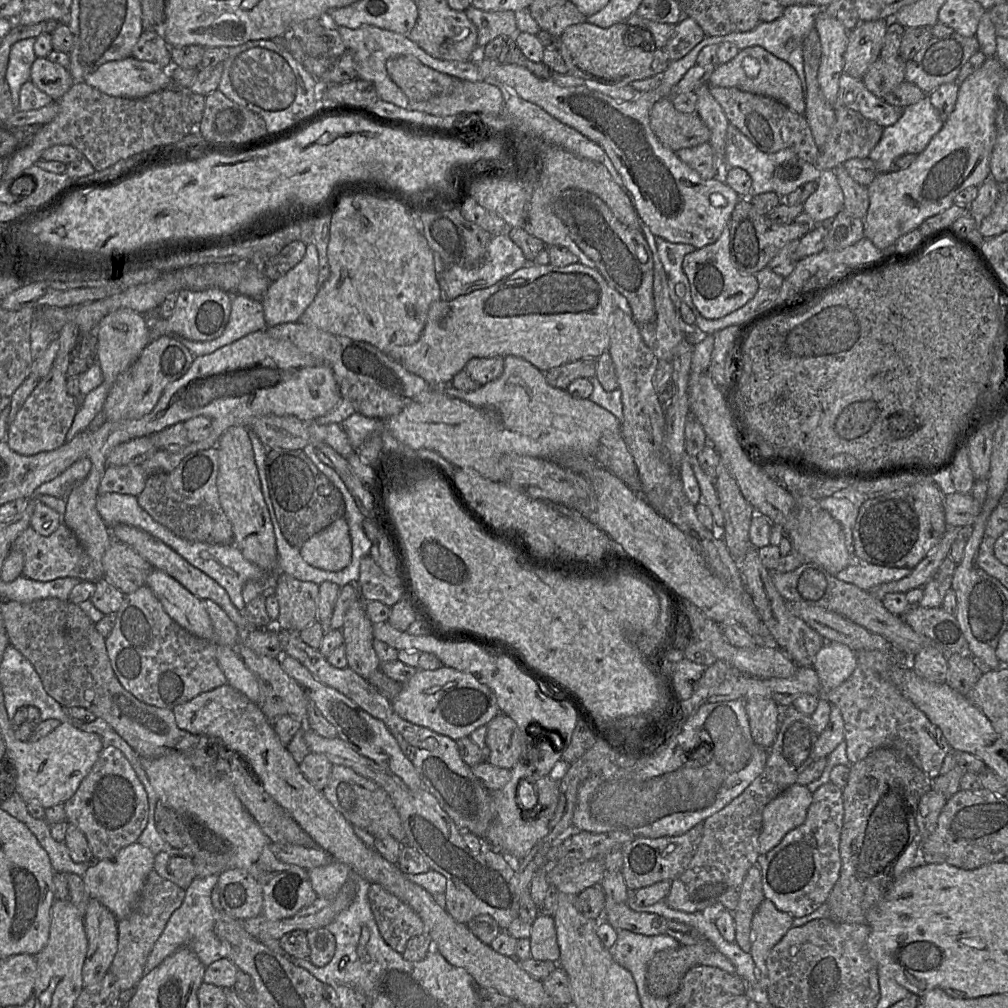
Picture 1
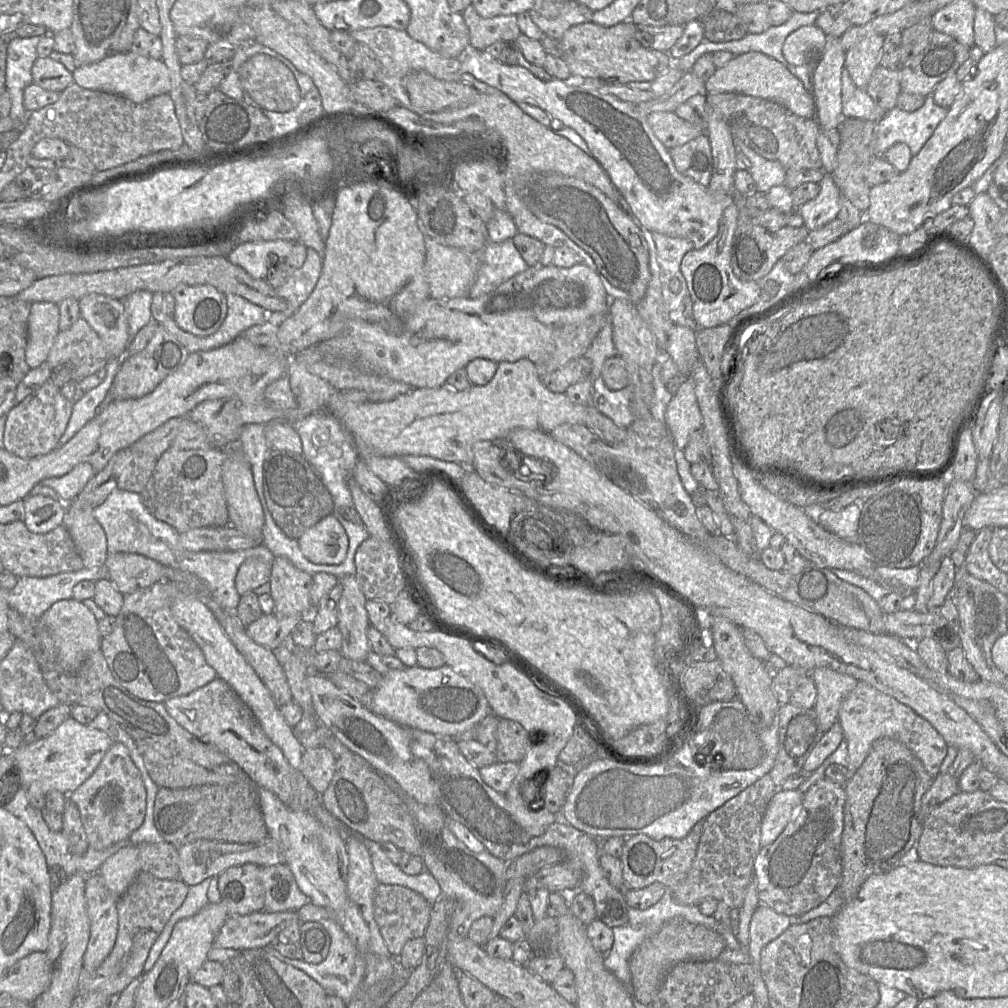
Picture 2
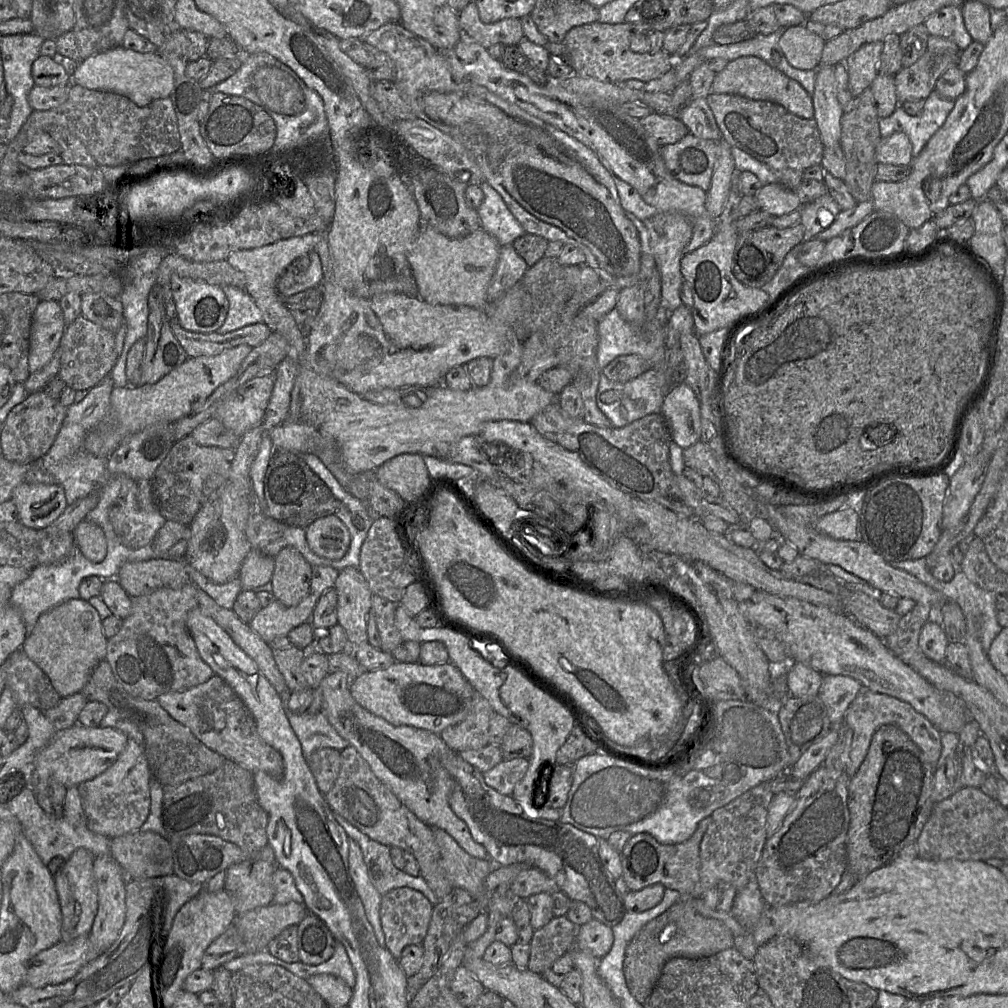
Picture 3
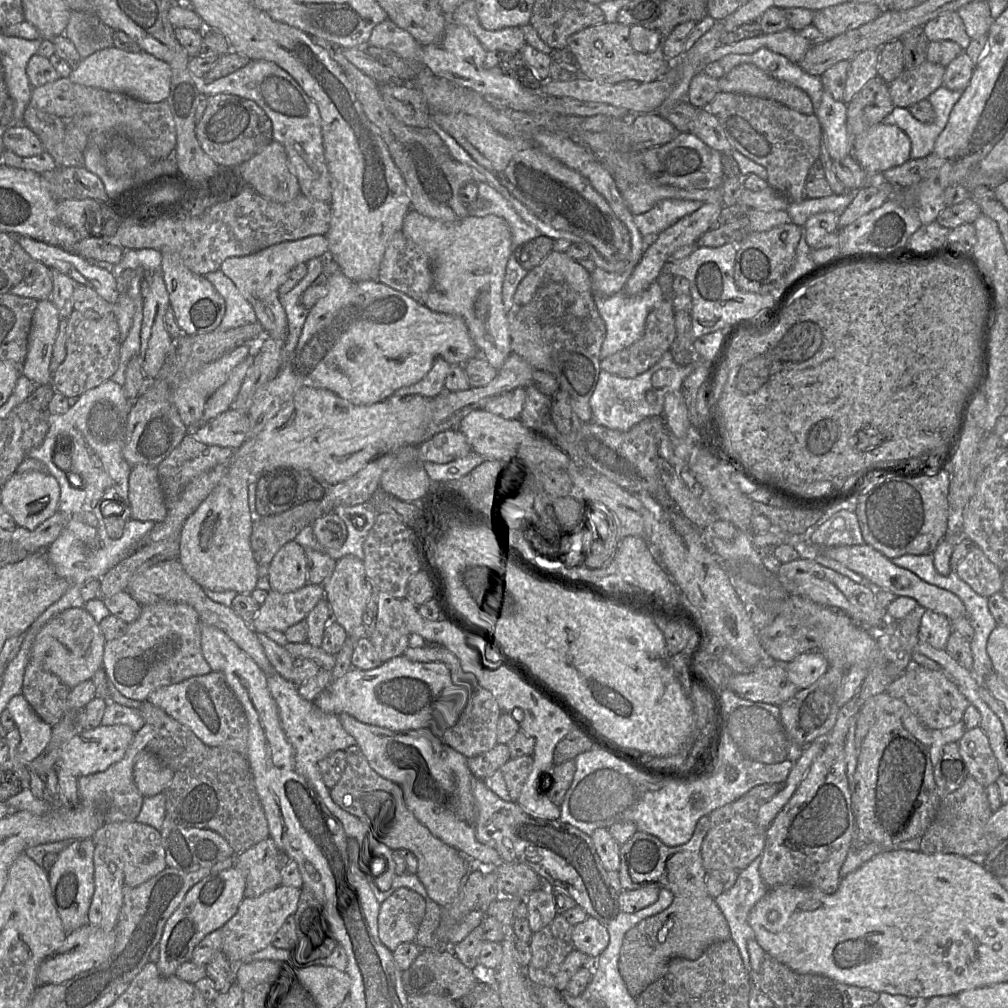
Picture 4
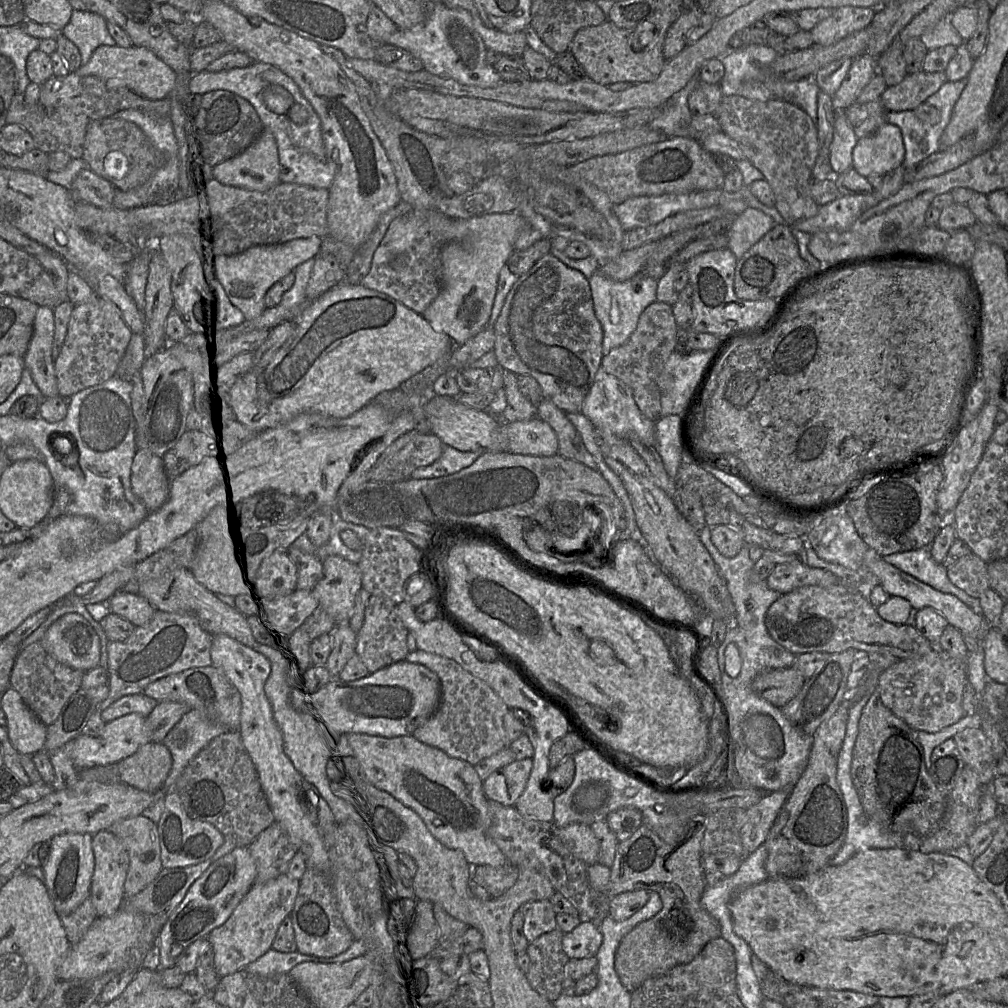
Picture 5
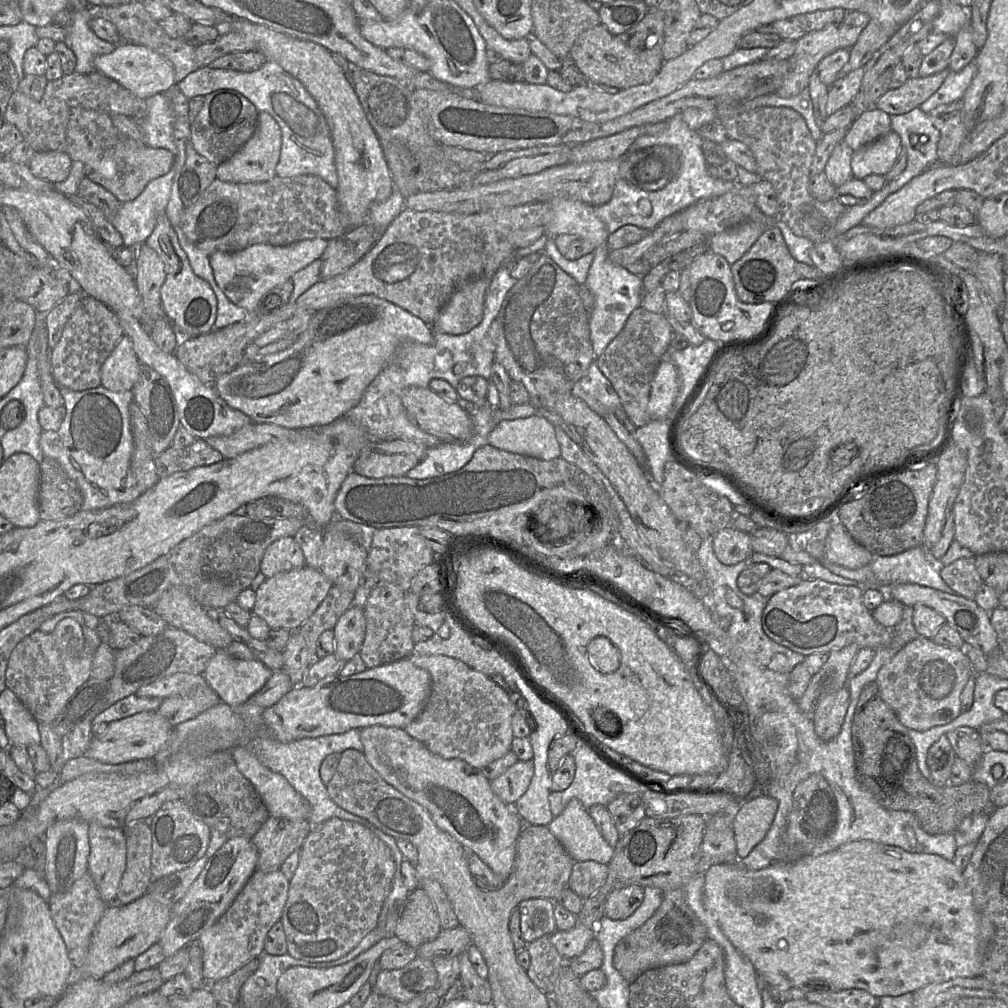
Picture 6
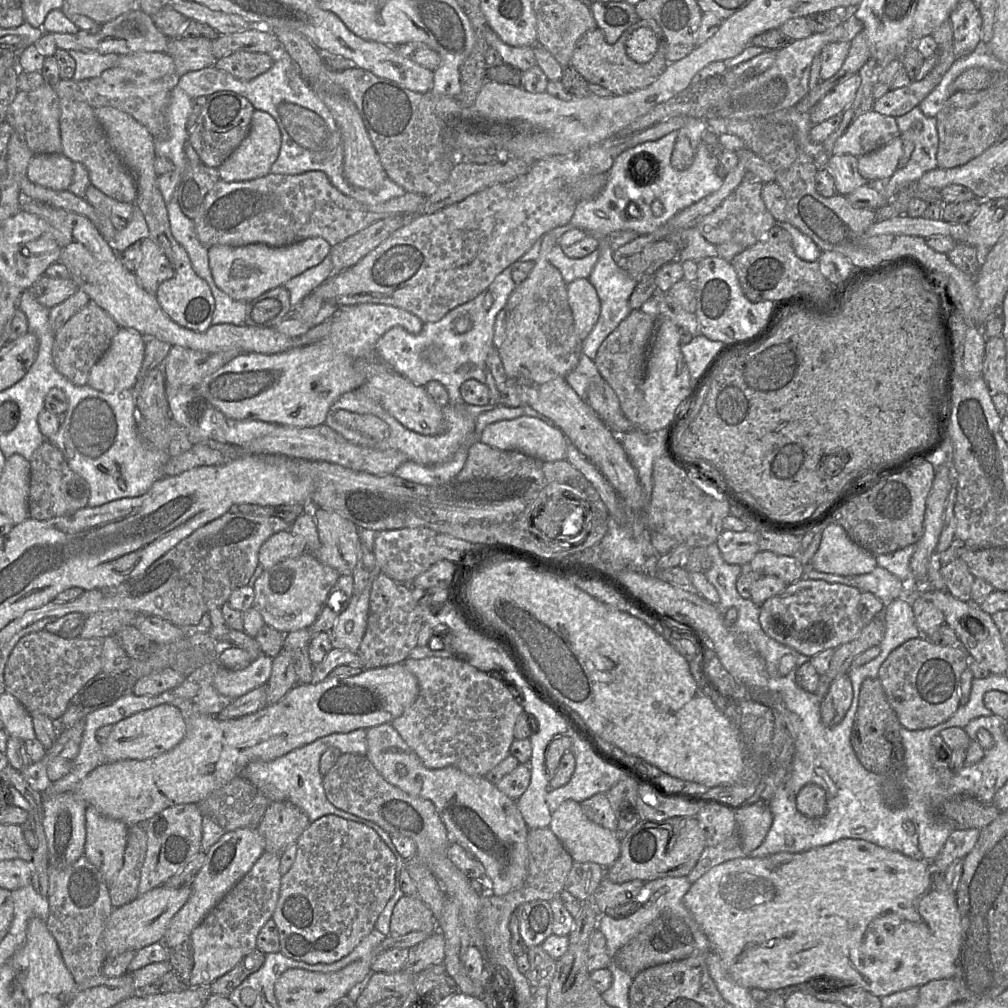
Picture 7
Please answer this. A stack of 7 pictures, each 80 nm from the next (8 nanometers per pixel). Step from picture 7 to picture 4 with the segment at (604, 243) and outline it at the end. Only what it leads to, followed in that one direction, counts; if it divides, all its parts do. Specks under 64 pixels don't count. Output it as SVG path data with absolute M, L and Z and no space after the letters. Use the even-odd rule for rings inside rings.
M657 281L636 296L628 296L623 291L608 297L595 296L596 307L606 329L605 339L600 350L601 361L641 339L648 314L664 299L665 295Z

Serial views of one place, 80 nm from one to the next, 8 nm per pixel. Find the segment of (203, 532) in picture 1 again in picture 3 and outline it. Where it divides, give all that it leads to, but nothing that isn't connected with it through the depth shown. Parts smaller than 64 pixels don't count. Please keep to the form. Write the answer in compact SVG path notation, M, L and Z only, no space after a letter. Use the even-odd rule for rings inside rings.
M190 435L175 441L151 479L160 514L189 526L205 500L227 479L234 455L233 449L201 446Z

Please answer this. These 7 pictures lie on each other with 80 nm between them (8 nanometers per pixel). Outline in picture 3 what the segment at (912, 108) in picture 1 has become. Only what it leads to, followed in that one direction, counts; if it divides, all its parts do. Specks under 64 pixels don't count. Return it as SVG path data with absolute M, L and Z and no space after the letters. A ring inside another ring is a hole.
M934 89L926 98L919 115L911 116L898 105L890 116L879 118L880 137L886 138L894 132L905 133L911 142L914 159L944 124L954 104L955 100L942 97Z

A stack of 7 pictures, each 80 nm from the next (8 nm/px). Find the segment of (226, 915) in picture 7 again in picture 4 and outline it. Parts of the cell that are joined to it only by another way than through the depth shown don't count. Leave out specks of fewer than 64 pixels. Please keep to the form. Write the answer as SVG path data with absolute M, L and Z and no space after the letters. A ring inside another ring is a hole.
M279 885L256 898L244 898L236 914L222 927L222 953L232 964L239 964L250 955L271 945L283 923L297 910L300 890Z

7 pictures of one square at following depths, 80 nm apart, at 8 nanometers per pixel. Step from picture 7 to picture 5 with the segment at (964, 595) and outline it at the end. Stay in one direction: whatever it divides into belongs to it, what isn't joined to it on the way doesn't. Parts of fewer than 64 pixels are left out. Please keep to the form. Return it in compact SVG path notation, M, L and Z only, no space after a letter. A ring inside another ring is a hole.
M970 553L947 568L949 580L973 598L979 598L990 588L987 563Z

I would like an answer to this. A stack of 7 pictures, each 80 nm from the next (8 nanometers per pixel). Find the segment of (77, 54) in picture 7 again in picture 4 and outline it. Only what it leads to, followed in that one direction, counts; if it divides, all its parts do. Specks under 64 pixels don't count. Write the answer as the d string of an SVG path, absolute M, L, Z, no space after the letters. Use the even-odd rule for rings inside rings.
M72 11L64 35L75 45L82 59L114 46L113 29L95 14Z

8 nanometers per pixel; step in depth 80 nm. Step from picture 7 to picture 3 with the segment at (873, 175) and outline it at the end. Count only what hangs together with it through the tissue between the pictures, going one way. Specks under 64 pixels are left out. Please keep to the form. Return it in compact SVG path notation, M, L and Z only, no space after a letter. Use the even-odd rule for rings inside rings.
M894 132L881 138L875 152L877 163L896 166L910 165L913 161L912 145L903 132Z

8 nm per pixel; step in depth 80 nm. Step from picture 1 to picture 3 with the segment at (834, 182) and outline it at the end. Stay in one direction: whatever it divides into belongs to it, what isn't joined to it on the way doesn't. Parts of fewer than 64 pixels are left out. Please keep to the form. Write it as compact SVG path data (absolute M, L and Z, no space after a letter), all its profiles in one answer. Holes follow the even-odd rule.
M826 192L813 202L803 204L798 210L804 227L804 240L811 240L832 225L840 207L830 193Z

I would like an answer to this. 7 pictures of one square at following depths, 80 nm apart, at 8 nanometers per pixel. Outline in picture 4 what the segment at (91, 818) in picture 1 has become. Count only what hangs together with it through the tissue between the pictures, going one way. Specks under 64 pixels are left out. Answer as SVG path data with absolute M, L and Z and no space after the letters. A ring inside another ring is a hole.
M145 723L143 727L135 733L121 760L102 772L78 778L80 800L102 803L102 807L105 808L106 823L135 821L138 817L145 797L141 794L134 782L133 768L136 757L143 751L148 750L148 746L154 739L154 736L154 728L150 724Z

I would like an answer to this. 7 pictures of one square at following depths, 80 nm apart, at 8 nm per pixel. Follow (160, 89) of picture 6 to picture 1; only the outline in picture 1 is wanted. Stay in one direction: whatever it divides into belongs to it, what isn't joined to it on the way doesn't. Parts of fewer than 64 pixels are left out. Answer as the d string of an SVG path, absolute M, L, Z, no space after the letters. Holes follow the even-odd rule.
M129 56L109 61L86 76L84 83L112 97L138 99L172 86L169 69Z

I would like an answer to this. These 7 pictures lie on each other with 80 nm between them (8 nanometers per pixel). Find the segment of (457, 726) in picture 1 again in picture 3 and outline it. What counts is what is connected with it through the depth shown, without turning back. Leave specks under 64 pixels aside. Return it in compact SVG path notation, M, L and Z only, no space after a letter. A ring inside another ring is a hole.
M396 661L386 669L366 671L355 678L350 685L350 692L360 706L394 726L411 726L439 735L447 727L466 718L472 707L474 689L450 662L425 666L421 663Z

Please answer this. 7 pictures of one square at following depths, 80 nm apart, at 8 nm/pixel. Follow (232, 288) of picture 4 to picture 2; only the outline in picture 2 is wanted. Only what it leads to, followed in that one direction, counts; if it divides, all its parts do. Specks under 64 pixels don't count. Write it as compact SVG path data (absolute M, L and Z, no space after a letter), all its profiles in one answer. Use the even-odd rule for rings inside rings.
M224 294L227 314L216 332L204 338L204 351L219 348L231 343L246 329L266 321L266 313L260 306L245 298Z

